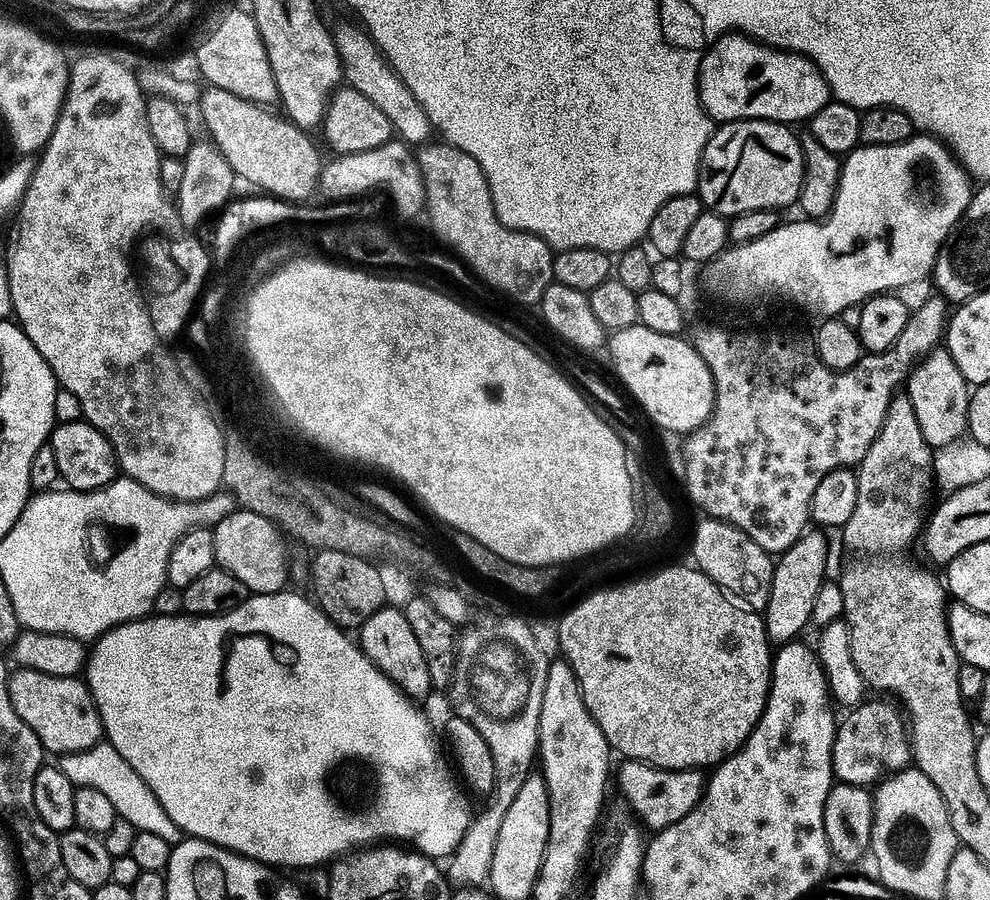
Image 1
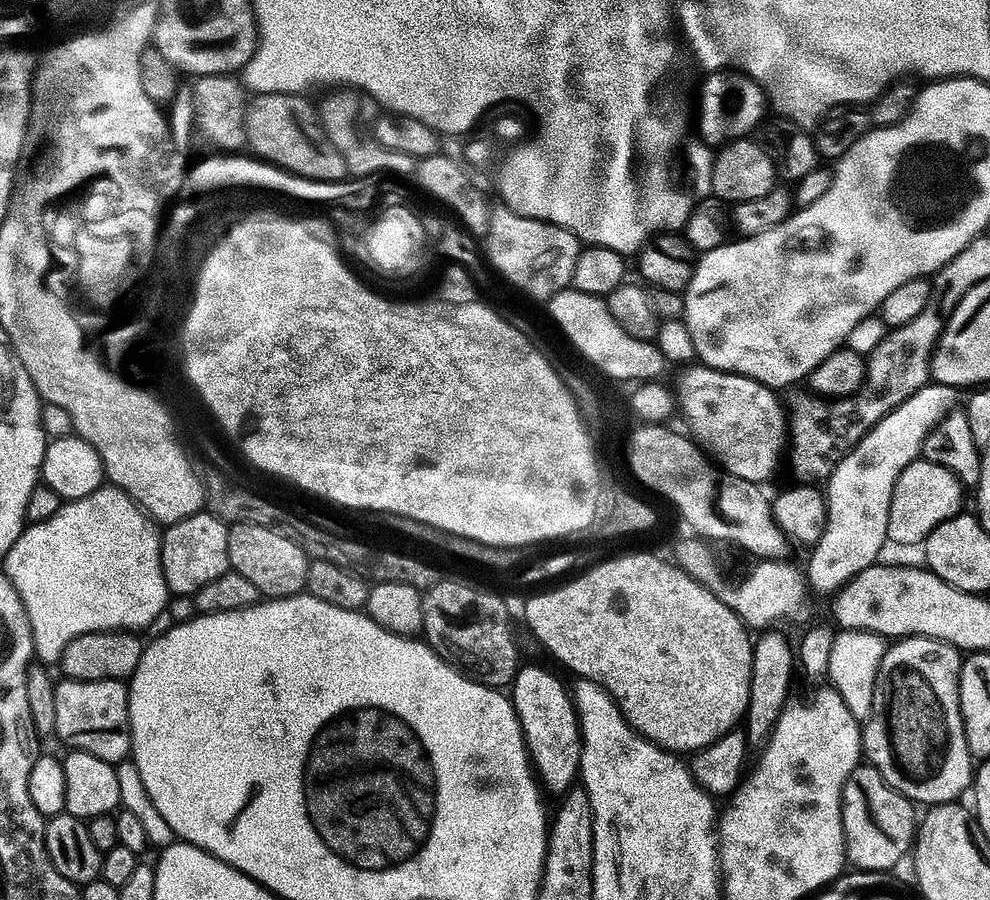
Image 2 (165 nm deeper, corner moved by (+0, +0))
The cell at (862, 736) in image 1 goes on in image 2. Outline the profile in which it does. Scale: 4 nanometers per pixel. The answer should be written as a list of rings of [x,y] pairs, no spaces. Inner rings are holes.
[[[909,636],[907,640],[897,640],[889,647],[876,679],[874,706],[862,728],[863,755],[895,792],[901,792],[917,806],[955,804],[964,798],[960,796],[967,792],[969,795],[974,784],[974,761],[966,742],[966,726],[962,722],[958,698],[958,682],[963,665],[960,649],[946,642]]]

